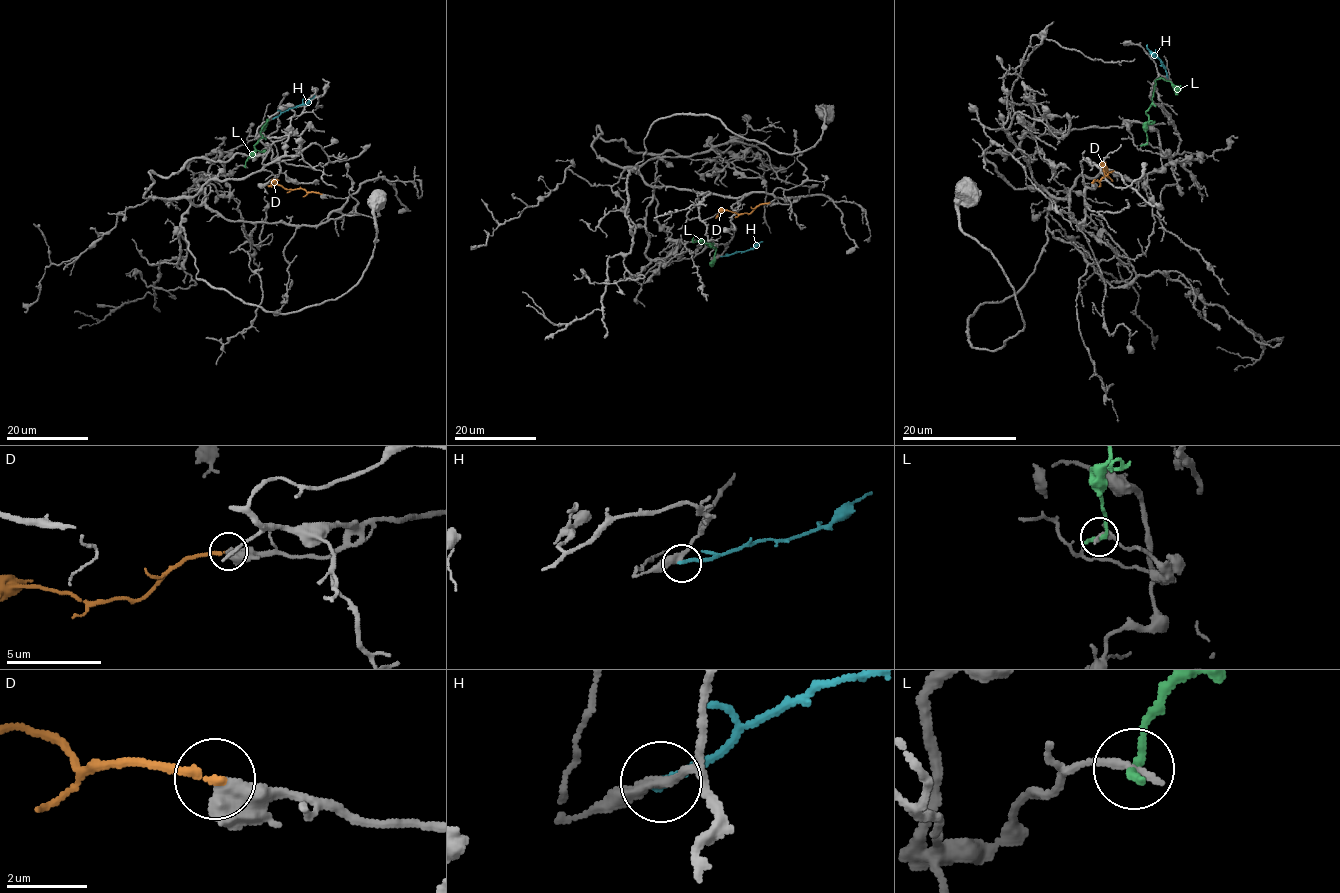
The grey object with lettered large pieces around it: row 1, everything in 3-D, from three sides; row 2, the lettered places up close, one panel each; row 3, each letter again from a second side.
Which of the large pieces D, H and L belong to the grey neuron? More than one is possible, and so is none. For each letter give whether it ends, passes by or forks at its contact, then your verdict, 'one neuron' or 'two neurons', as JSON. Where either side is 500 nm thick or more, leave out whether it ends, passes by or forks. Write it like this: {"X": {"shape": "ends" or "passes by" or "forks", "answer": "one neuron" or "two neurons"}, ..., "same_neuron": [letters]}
{"D": {"answer": "one neuron"}, "H": {"shape": "ends", "answer": "two neurons"}, "L": {"shape": "ends", "answer": "two neurons"}, "same_neuron": ["D"]}

